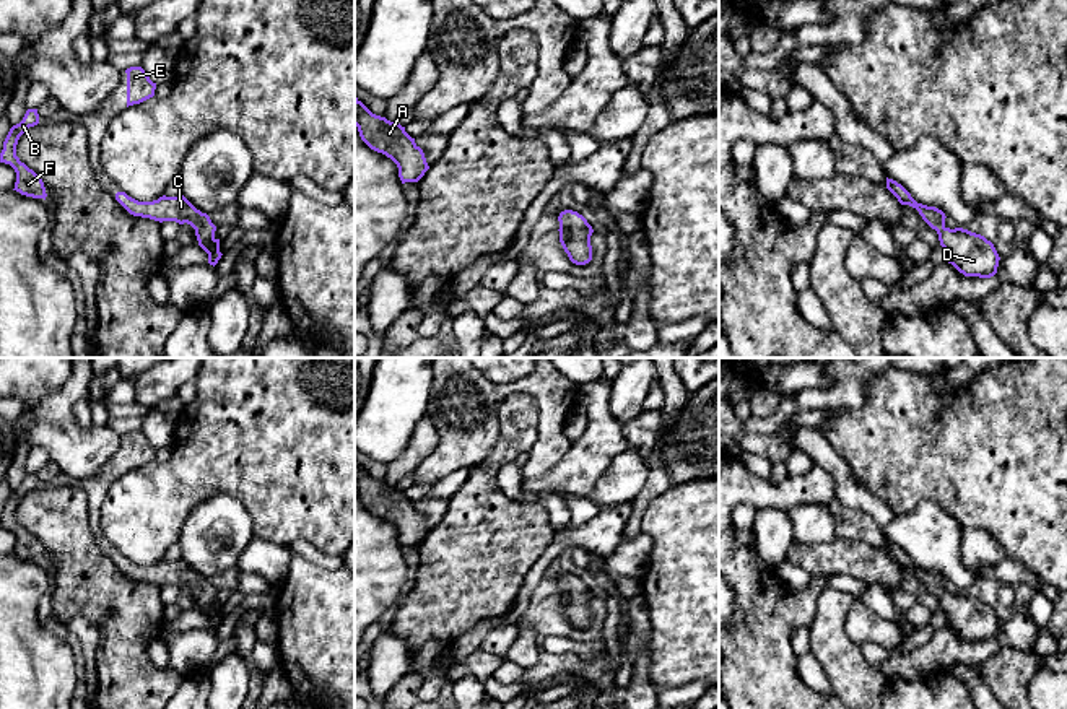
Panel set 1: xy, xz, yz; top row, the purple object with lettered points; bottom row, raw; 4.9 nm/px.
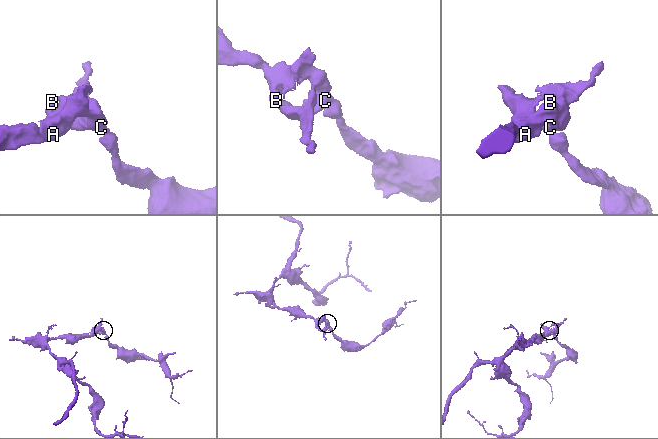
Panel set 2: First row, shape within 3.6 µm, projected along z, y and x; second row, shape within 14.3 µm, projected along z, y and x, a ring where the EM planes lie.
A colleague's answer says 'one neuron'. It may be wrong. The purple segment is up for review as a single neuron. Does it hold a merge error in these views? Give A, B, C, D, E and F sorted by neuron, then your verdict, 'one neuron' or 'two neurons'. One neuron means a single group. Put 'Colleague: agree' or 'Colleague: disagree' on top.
Colleague: agree
groups A B C D E F; one neuron

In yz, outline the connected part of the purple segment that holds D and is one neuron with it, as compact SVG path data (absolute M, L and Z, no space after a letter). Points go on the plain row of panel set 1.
M886 542L886 553L901 569L916 572L922 584L937 595L947 626L960 637L979 642L991 642L997 637L1000 621L991 605L963 592L947 592L947 581L942 574L917 568L896 545Z

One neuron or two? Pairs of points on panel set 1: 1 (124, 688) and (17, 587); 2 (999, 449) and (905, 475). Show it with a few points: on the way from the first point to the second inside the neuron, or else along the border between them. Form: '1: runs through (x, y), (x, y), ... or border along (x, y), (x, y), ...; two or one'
1: border along (46, 563), (51, 573), (49, 591); two
2: runs through (976, 456), (927, 456); one

